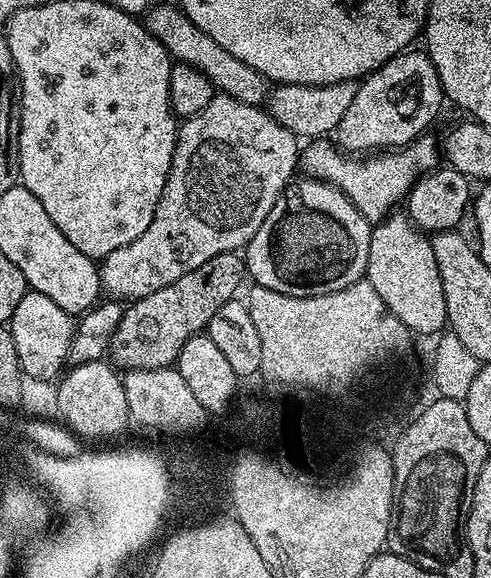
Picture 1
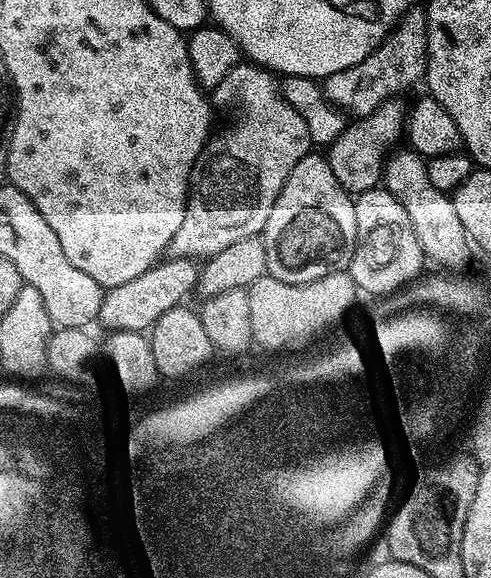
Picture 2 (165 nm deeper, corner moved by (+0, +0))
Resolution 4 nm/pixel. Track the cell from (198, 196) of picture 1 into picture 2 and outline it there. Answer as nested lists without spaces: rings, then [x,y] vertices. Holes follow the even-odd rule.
[[[251,62],[238,63],[234,66],[234,70],[230,70],[230,74],[226,74],[226,78],[222,78],[222,82],[218,82],[215,91],[220,95],[222,103],[233,104],[240,111],[240,117],[236,120],[236,128],[230,129],[225,136],[213,135],[204,145],[200,159],[196,161],[196,166],[192,170],[192,182],[188,186],[186,218],[182,218],[182,226],[178,230],[178,234],[174,234],[174,238],[168,247],[168,252],[173,257],[209,258],[219,254],[226,246],[231,246],[234,242],[251,236],[259,237],[266,226],[266,218],[270,218],[270,210],[274,210],[274,202],[278,202],[278,194],[282,194],[282,186],[286,186],[286,178],[290,178],[290,170],[294,170],[294,166],[298,166],[298,162],[302,162],[302,158],[309,155],[310,149],[313,147],[310,130],[306,130],[306,122],[302,122],[298,110],[294,110],[294,106],[290,106],[290,102],[286,102],[281,81],[267,68],[262,68],[260,65]]]

